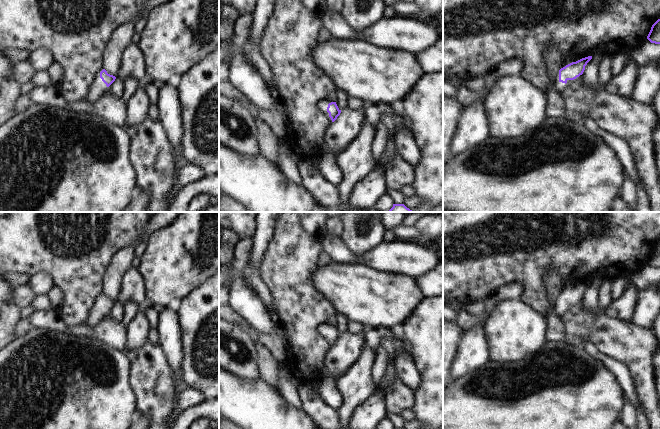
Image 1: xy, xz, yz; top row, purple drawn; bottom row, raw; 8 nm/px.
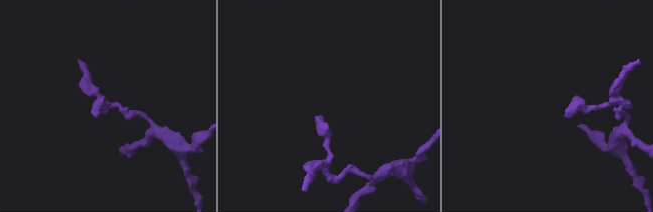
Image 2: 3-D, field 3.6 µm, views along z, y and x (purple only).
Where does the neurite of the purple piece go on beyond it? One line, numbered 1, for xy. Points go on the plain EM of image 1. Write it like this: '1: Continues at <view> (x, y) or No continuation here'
1: Continues at xy (99, 313).

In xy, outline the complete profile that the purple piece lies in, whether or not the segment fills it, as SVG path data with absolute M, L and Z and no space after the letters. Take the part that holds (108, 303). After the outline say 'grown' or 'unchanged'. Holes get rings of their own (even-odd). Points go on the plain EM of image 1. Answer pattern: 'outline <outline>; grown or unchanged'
outline M105 293L100 296L101 305L97 305L91 313L90 325L96 327L100 324L105 317L107 312L115 305L116 301L107 297Z; grown

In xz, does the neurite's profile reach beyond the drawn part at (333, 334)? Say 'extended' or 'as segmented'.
extended

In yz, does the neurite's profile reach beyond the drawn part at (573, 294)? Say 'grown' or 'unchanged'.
grown

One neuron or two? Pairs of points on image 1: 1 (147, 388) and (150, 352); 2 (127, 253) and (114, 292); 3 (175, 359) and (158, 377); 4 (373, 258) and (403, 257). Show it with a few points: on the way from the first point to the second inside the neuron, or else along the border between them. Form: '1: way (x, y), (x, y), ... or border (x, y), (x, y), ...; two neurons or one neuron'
1: way (151, 379), (151, 361); one neuron
2: way (122, 263), (114, 277), (114, 282); one neuron
3: border (159, 344), (170, 366), (175, 386); two neurons
4: way (380, 258), (396, 257); one neuron

